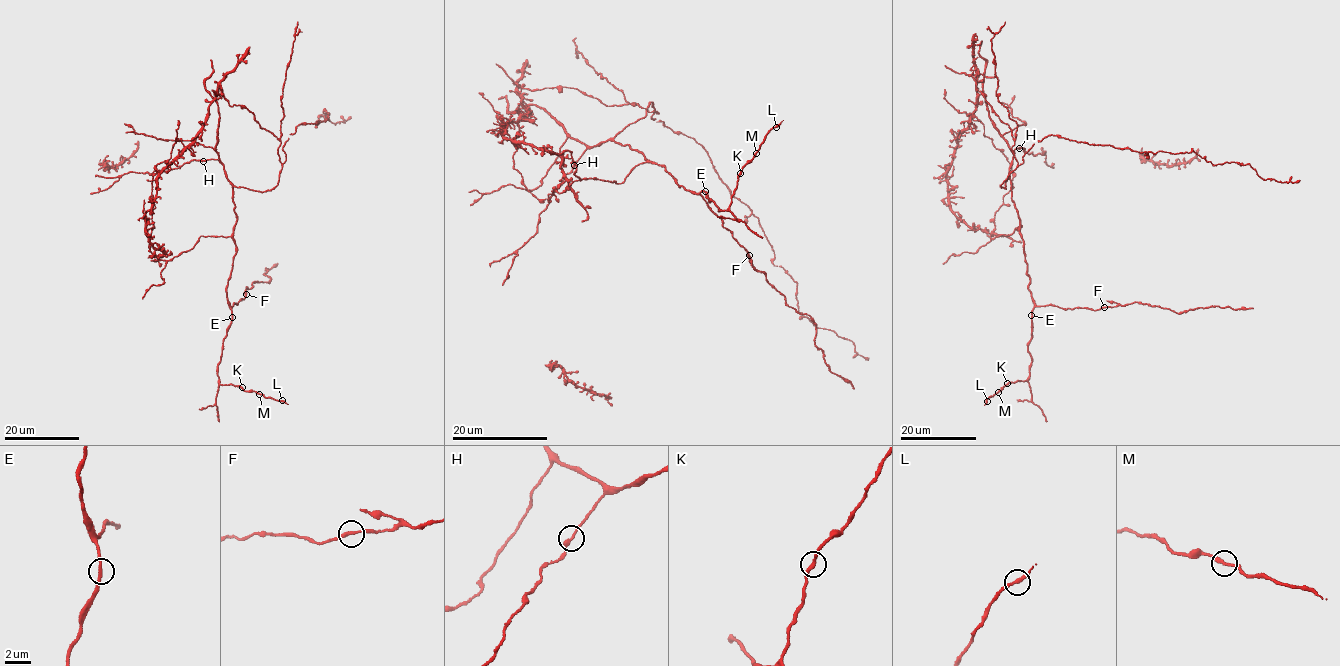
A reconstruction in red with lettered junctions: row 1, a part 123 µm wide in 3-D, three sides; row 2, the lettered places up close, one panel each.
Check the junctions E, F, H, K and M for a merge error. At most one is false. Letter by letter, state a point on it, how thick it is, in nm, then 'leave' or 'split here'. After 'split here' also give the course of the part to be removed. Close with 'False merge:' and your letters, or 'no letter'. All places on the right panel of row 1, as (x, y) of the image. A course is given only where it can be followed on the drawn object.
E: place (1031, 315); calibre 240 nm; leave
F: place (1104, 307); calibre 260 nm; leave
H: place (1019, 148); calibre 280 nm; leave
K: place (1007, 383); calibre 260 nm; leave
M: place (998, 392); calibre 260 nm; leave
False merge: no letter

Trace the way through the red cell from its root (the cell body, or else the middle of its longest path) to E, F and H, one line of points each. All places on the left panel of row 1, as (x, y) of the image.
E: (252, 189), (233, 188), (235, 255), (227, 288), (232, 317)
F: (252, 189), (233, 188), (235, 255), (227, 284), (228, 303), (231, 307), (237, 304), (246, 294)
H: (252, 189), (233, 184), (217, 159), (203, 160)

